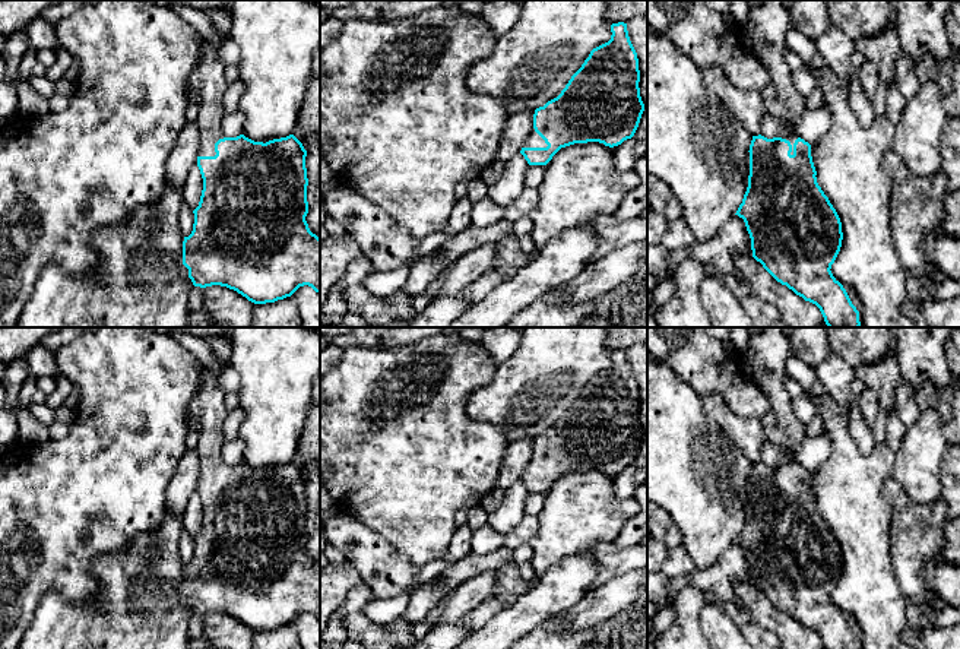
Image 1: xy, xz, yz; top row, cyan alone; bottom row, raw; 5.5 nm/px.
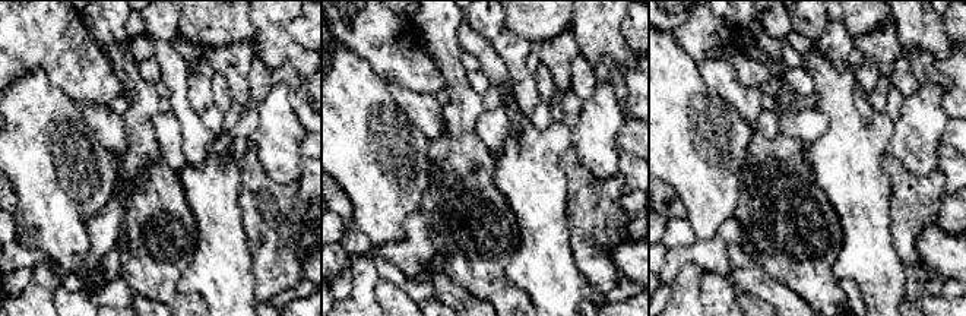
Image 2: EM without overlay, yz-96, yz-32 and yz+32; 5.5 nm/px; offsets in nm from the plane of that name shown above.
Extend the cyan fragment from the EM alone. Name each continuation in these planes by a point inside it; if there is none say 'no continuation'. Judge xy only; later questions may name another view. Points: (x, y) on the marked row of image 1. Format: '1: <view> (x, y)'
1: xy (206, 84)

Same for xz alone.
1: xz (534, 139)

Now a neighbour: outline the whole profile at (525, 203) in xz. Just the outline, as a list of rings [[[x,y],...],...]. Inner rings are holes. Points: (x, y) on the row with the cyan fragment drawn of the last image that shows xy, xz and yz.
[[[525,187],[522,194],[504,209],[504,219],[513,224],[520,218],[529,216],[538,202],[538,190]]]

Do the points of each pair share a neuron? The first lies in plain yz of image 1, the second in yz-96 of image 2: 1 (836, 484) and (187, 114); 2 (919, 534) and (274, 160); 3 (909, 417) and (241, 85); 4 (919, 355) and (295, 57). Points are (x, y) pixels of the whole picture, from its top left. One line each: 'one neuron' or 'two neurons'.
1: two neurons
2: two neurons
3: two neurons
4: one neuron

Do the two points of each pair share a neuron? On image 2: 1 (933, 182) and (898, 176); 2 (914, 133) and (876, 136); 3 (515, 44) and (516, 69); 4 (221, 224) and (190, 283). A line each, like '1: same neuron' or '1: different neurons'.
1: same neuron
2: different neurons
3: same neuron
4: same neuron

